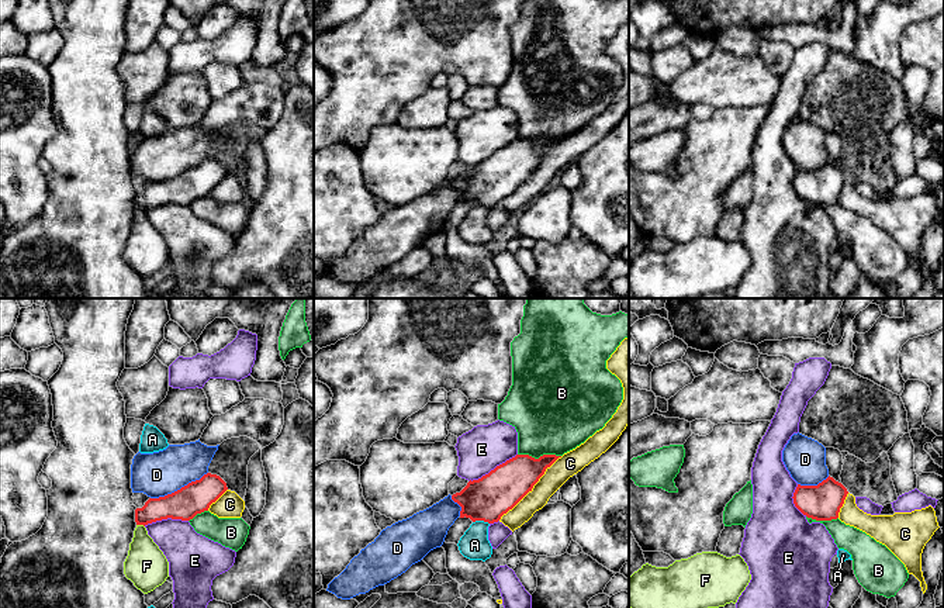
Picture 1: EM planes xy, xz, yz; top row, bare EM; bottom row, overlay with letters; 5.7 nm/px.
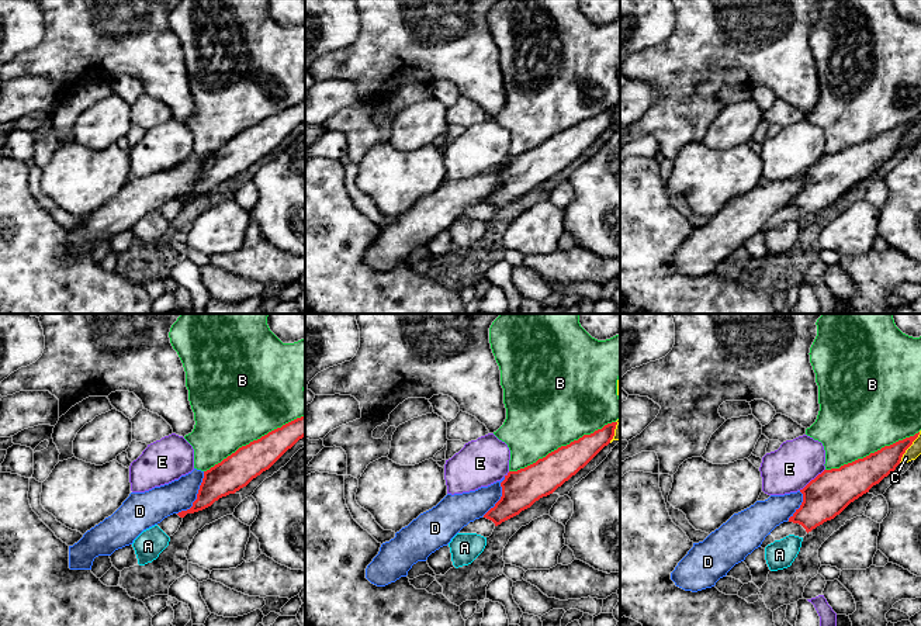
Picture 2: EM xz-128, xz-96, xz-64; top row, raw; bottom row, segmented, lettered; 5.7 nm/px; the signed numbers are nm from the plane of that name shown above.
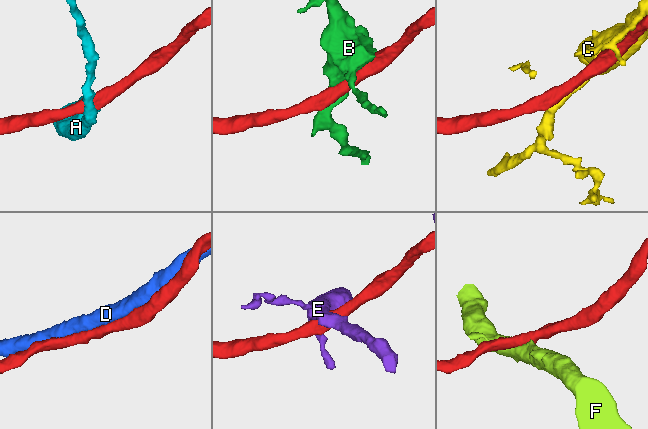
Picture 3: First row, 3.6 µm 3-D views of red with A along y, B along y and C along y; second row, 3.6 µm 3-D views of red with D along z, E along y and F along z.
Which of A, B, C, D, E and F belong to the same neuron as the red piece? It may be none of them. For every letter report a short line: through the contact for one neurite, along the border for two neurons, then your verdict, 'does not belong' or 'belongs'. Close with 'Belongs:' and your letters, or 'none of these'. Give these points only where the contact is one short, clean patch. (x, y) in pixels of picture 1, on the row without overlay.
A: line xz (473, 206), (486, 206), (488, 208); does not belong
B: does not belong
C: does not belong
D: belongs
E: does not belong
F: does not belong
Belongs: D

